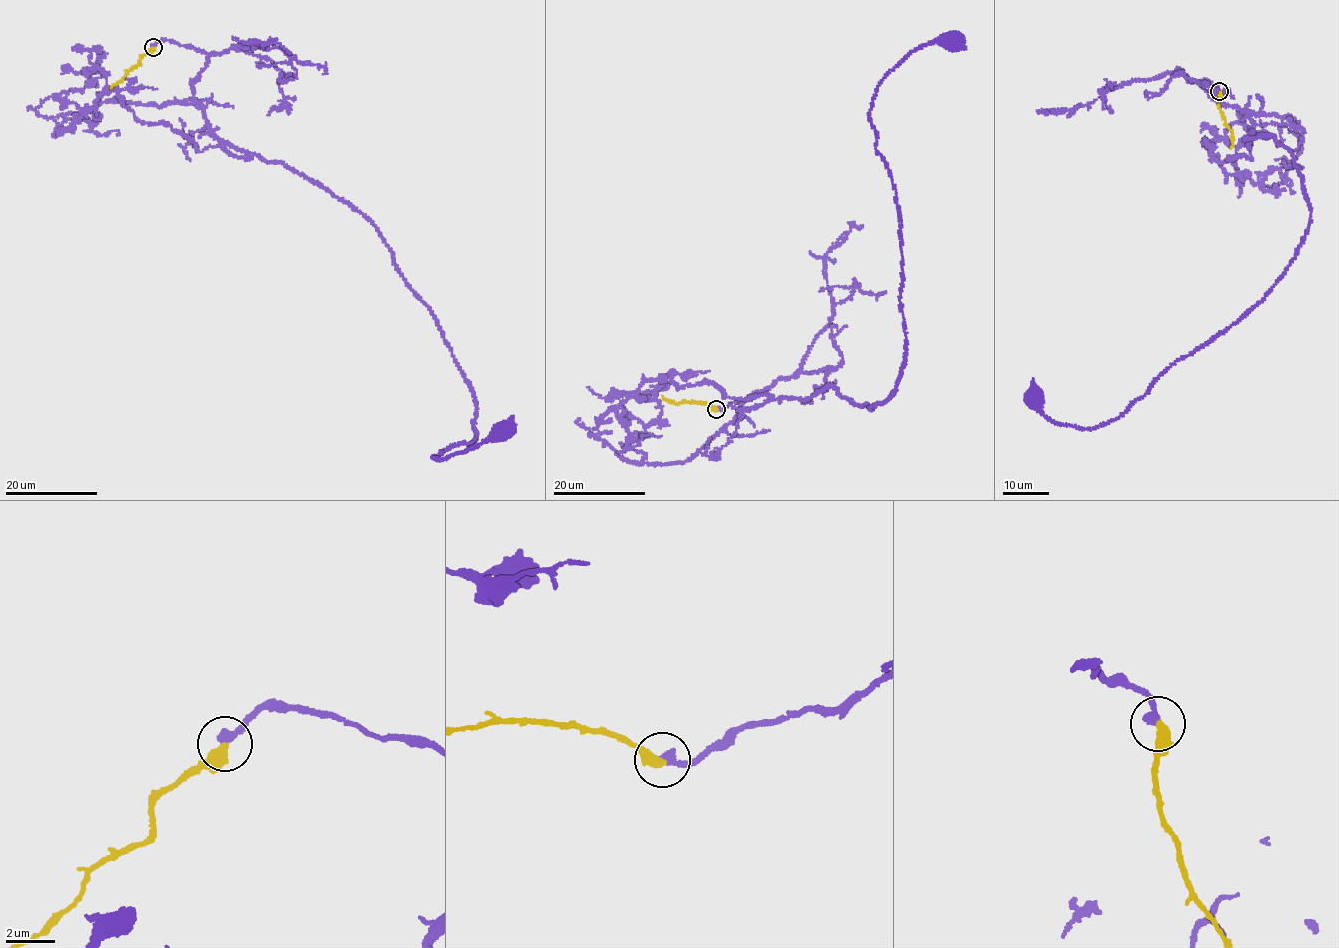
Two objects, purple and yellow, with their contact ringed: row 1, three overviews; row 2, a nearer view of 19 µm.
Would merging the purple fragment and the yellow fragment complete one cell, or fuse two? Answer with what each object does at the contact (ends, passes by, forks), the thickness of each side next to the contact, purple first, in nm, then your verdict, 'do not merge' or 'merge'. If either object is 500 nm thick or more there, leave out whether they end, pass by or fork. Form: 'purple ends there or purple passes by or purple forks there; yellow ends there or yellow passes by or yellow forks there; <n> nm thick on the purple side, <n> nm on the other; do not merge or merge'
purple ends there; yellow ends there; 360 nm thick on the purple side, 480 nm on the other; merge

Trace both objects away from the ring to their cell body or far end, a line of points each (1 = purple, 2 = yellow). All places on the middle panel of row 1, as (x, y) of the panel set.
1: (717, 409), (766, 387), (737, 417), (895, 390), (901, 223), (869, 116), (884, 77), (950, 37)
2: (717, 409), (699, 401), (677, 404), (663, 396)

